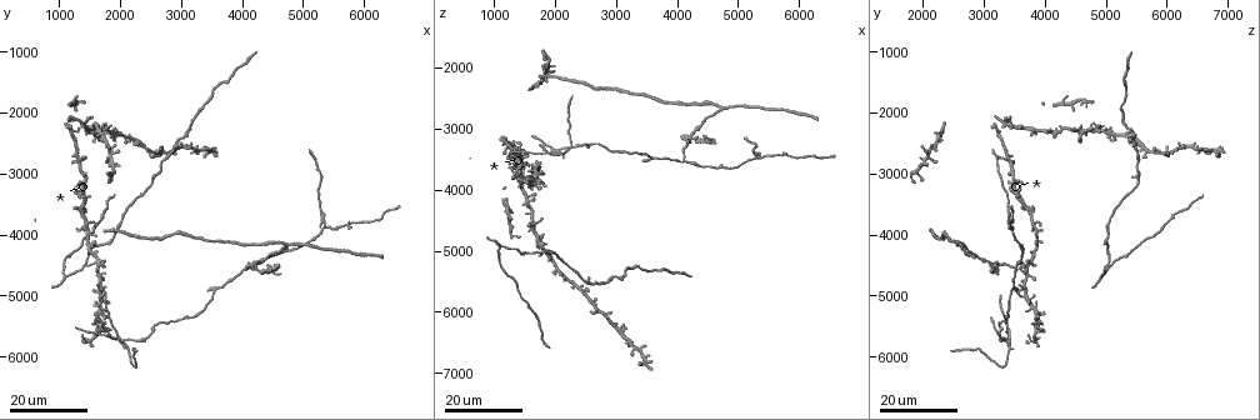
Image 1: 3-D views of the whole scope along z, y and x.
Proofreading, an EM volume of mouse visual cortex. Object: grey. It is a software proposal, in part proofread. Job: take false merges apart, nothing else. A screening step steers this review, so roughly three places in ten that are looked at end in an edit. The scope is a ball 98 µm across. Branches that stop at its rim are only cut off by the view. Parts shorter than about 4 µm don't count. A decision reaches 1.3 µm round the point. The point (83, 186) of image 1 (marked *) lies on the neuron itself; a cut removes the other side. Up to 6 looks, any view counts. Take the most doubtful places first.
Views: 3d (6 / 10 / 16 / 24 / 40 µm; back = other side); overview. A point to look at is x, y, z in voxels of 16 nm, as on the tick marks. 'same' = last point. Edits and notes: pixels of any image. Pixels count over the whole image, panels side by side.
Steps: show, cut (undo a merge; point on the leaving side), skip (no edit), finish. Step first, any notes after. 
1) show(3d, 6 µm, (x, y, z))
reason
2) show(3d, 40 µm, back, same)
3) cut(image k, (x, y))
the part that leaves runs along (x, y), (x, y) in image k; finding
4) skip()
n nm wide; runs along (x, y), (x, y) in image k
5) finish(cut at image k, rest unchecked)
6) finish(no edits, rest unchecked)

show(3d, 24 µm, (1150, 4650, 4950))
two arms in line, one across

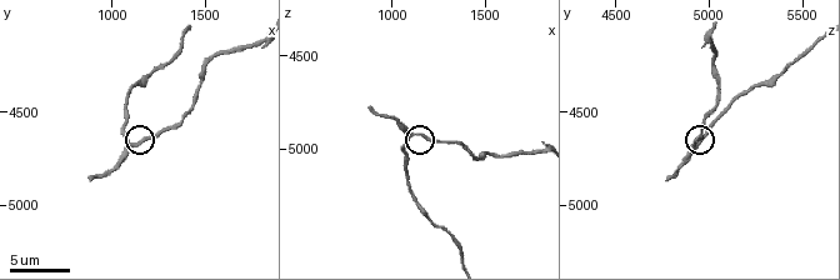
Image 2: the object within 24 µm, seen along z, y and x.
show(3d, 6 µm, (1140, 4680, 4920))

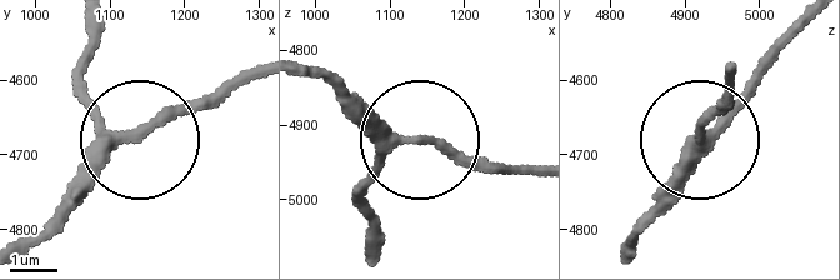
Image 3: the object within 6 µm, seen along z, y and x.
skip()
200 nm wide; runs along (256, 66), (136, 141), (113, 134), (80, 78) in image 3; one neuron here

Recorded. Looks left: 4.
show(3d, 24 µm, (1300, 3550, 3700))

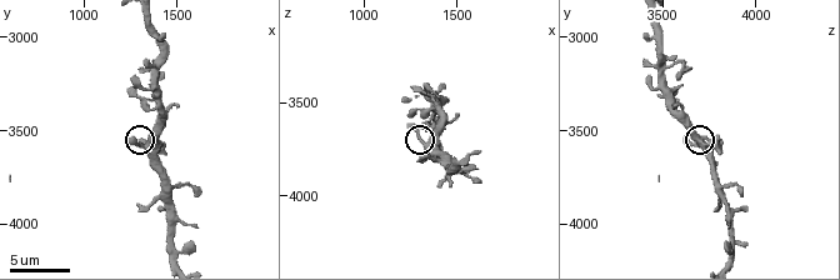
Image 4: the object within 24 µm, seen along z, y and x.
show(3d, 6 µm, (1320, 3600, 3700))

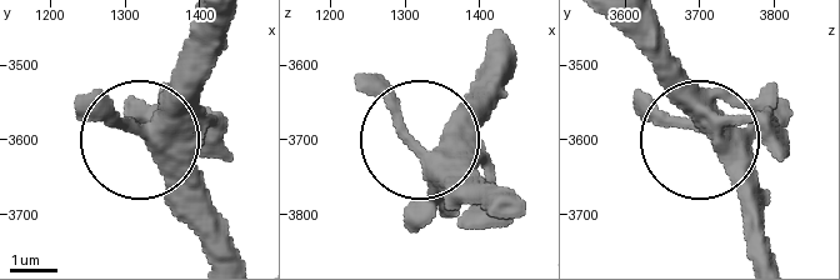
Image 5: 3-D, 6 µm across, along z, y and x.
show(3d, 6 µm, back, (1320, 3590, 3720))
from behind

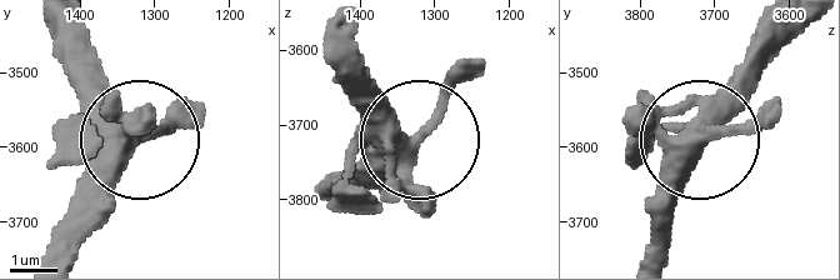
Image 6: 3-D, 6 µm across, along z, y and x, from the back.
skip()
all the same neuron

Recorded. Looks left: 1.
finish(no edits, rest unchecked)

